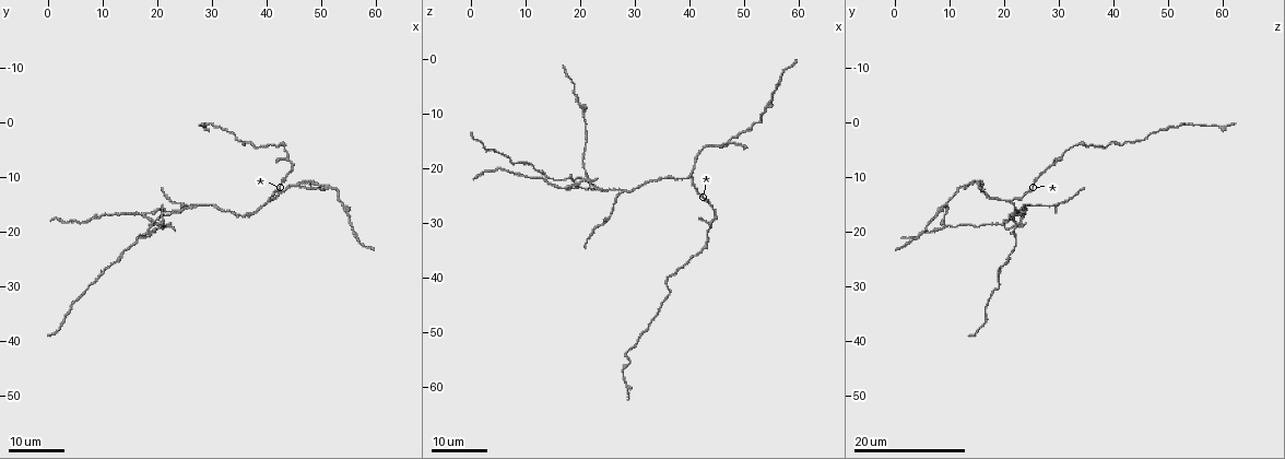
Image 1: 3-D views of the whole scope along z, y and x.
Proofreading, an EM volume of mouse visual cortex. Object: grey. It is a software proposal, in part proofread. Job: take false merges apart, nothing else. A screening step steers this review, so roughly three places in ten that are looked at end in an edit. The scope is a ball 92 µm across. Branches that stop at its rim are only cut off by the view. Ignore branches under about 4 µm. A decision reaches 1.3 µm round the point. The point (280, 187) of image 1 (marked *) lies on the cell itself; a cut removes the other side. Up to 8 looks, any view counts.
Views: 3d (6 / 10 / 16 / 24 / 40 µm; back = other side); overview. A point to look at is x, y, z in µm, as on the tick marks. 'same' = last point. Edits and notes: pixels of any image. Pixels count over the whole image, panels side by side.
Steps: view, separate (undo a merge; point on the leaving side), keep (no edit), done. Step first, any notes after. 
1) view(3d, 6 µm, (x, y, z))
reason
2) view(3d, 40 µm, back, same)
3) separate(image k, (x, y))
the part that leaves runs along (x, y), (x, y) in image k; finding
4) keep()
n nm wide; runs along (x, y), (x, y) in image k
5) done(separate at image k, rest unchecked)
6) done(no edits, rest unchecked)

view(3d, 24 µm, (39.5, 15.0, 21.5))
a fork

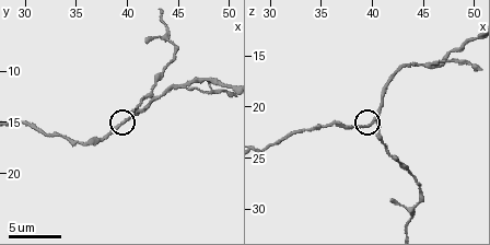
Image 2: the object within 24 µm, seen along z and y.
view(3d, 10 µm, (40.0, 14.8, 21.6))

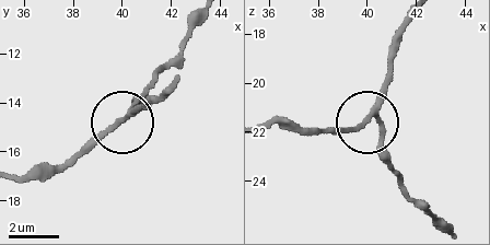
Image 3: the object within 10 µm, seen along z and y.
keep()
3 arms; continuous, no second cell

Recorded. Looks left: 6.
view(3d, 24 µm, (28.0, 15.5, 24.0))
branch point

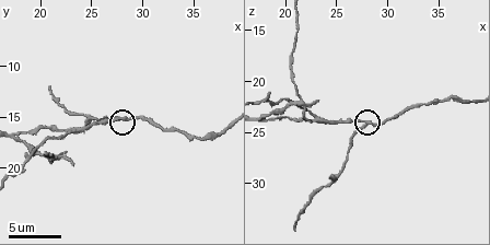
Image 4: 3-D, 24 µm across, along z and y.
view(3d, 10 µm, (27.6, 15.0, 24.4))
zoom in

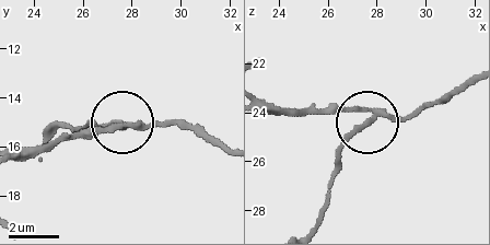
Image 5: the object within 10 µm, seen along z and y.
separate(image 5, (341, 143))
3 arms; the part that leaves runs along (372, 119), (341, 154), (318, 223) in image 5; a second cell is stuck on

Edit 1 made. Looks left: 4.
view(3d, 10 µm, (23.0, 16.4, 23.6))

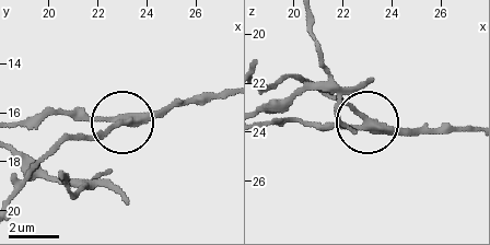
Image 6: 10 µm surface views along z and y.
view(3d, 6 µm, (22.9, 16.5, 23.5))

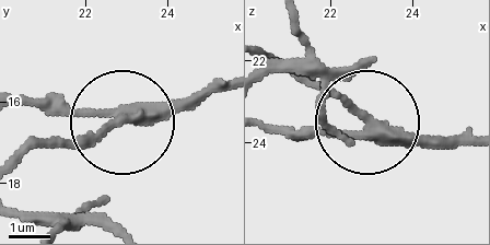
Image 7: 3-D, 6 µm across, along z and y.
separate(image 7, (83, 146))
3 arms; a second cell is stuck on

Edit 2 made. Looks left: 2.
view(3d, 16 µm, (46.2, 11.2, 15.8))
three-way junction

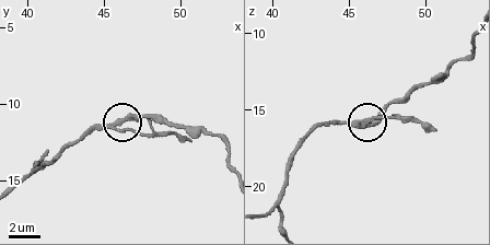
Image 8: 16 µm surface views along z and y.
separate(image 8, (135, 130))
side arm 5 µm; 3 arms; two cells meet here

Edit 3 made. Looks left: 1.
done(separate at image 5, separate at image 7, separate at image 8, rest unchecked)

